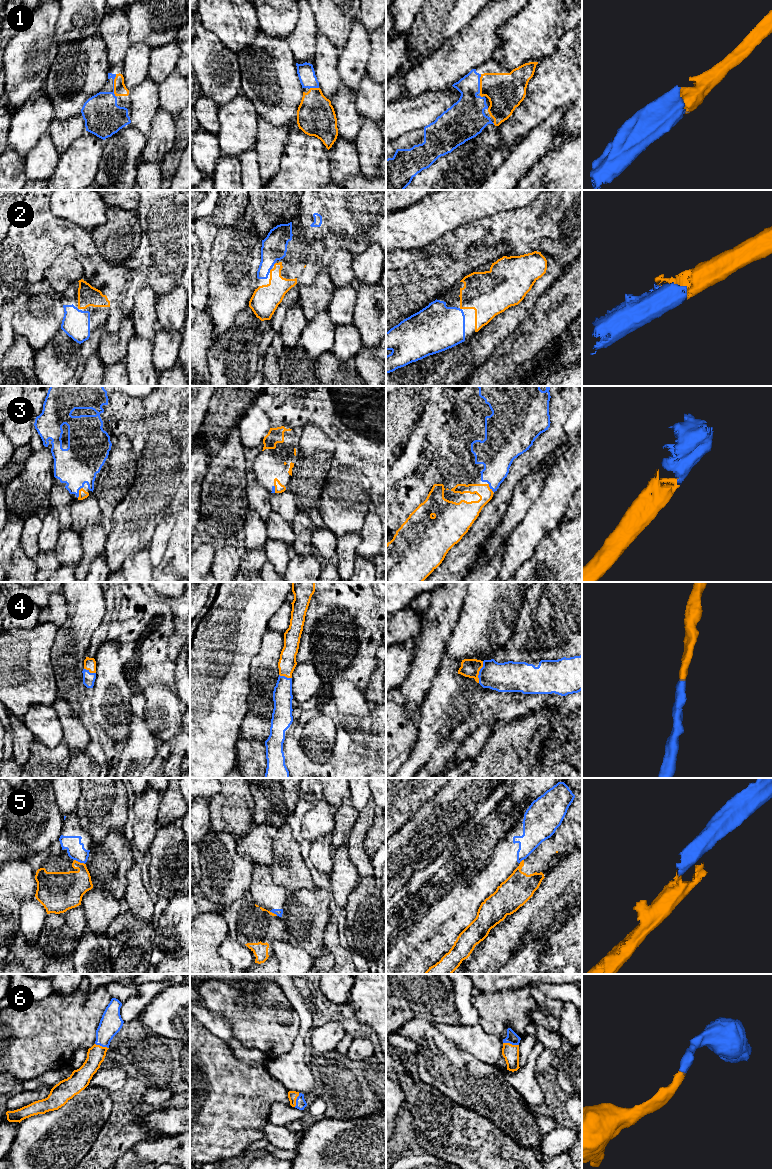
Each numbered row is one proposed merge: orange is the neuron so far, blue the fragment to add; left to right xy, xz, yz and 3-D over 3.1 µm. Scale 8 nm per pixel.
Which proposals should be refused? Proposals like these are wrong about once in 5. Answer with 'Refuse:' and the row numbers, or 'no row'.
Refuse: 5

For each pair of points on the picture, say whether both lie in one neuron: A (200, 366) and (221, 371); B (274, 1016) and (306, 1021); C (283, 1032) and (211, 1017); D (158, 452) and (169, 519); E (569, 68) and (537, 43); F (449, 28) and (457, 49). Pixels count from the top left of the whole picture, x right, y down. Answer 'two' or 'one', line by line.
A: two
B: two
C: two
D: two
E: two
F: two

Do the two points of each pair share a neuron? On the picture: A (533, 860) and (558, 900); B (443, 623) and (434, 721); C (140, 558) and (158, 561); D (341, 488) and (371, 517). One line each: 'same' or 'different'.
A: different
B: different
C: different
D: different

